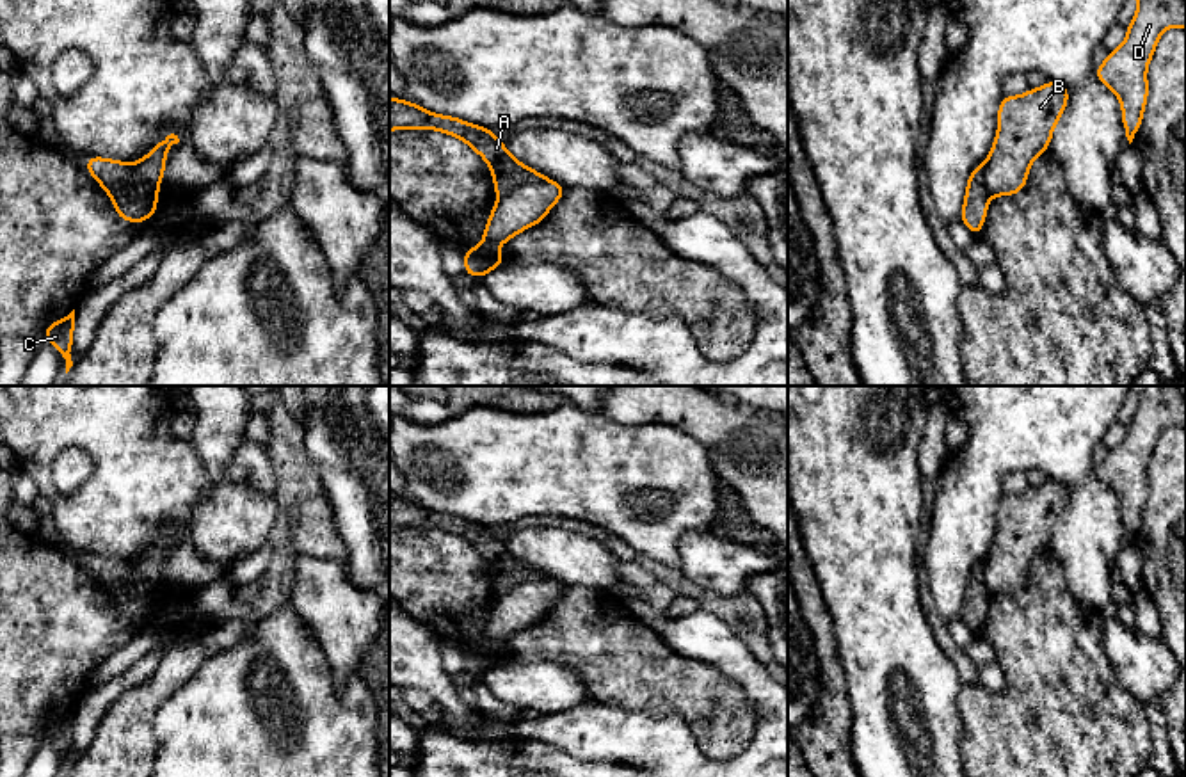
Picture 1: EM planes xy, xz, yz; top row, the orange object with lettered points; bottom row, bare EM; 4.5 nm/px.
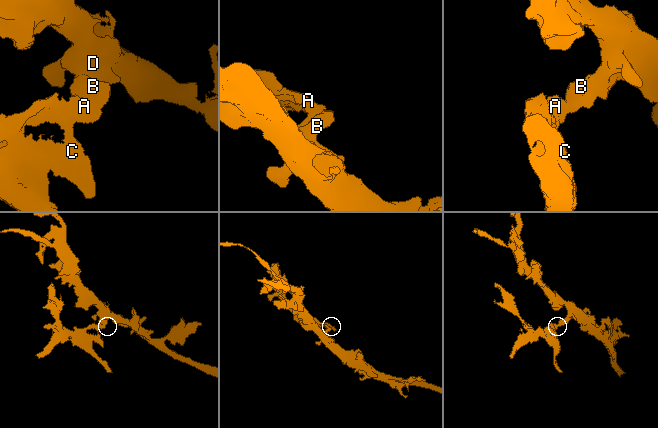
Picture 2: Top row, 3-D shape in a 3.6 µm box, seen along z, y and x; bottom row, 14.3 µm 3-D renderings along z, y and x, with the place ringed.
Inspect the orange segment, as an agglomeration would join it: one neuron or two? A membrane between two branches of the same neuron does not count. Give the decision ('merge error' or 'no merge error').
merge error

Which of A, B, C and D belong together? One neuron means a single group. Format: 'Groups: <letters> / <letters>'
Groups: A C / B D

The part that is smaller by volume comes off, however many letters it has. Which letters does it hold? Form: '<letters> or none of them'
A, C

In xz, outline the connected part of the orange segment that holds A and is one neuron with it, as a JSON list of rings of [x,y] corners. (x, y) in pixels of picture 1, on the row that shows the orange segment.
[[[389,98],[389,132],[413,128],[439,130],[464,140],[487,162],[498,196],[526,183],[548,180],[542,172],[517,162],[507,151],[505,142],[493,135],[491,128],[471,124],[453,116],[429,112],[413,101]]]

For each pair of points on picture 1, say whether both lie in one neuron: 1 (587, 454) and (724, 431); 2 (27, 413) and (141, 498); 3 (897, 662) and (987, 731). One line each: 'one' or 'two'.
1: two
2: one
3: two

